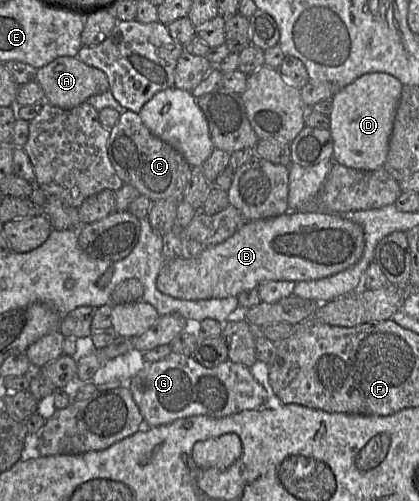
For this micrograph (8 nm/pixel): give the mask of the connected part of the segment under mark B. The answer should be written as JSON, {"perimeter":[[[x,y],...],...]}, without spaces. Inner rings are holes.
{"perimeter":[[[288,211],[287,213],[277,217],[246,222],[238,231],[236,231],[230,238],[228,238],[224,242],[217,245],[205,247],[201,254],[196,258],[174,258],[172,260],[168,260],[157,277],[156,286],[161,293],[183,300],[220,299],[230,296],[237,297],[237,295],[239,295],[241,292],[257,289],[259,285],[266,282],[301,282],[319,280],[333,276],[355,265],[362,258],[364,248],[364,231],[362,226],[359,224],[346,220],[337,214],[312,213],[306,211]]]}

